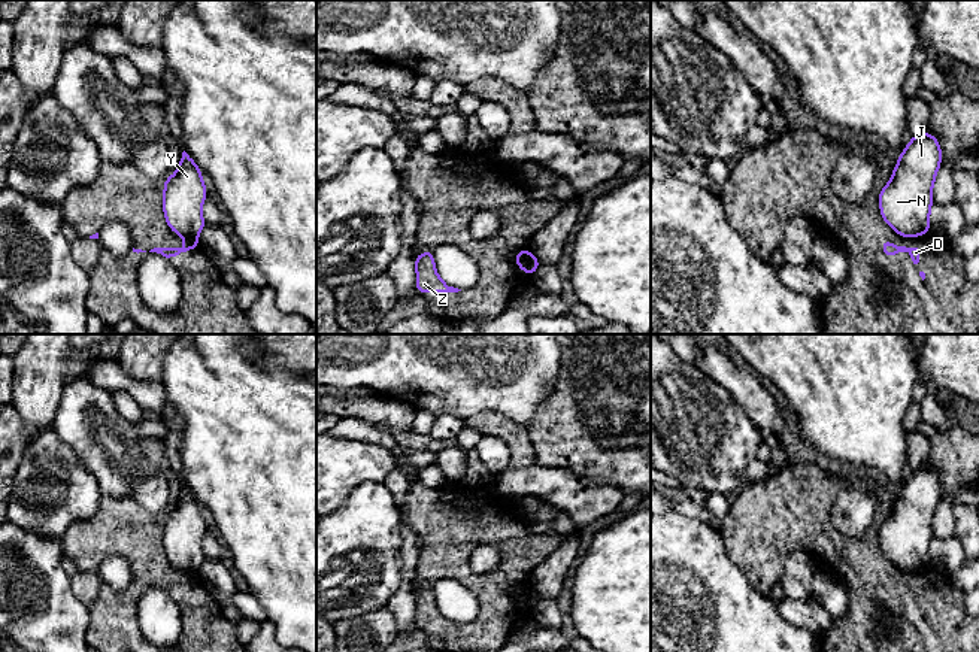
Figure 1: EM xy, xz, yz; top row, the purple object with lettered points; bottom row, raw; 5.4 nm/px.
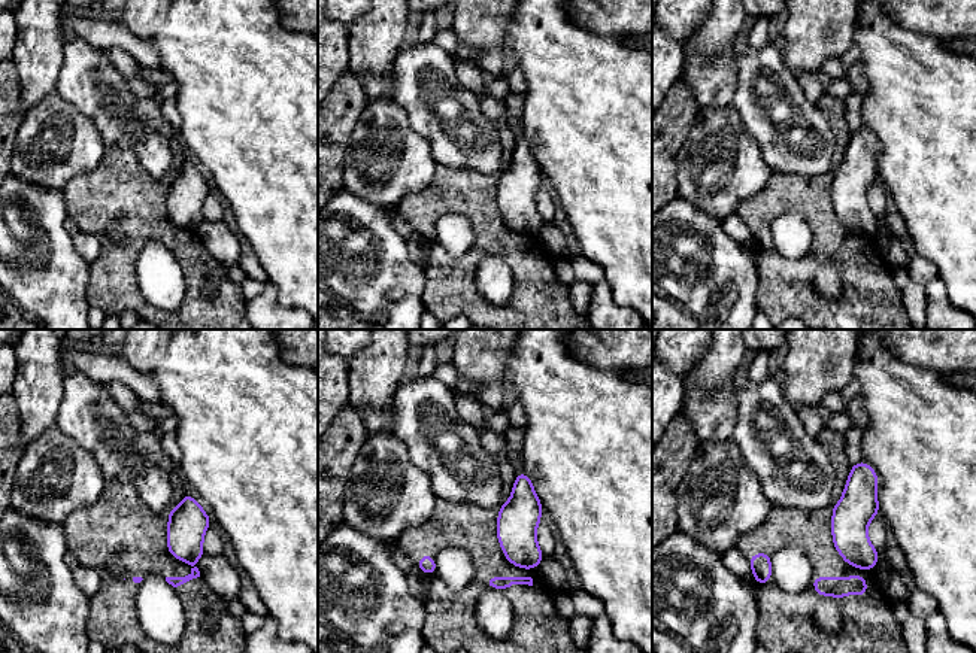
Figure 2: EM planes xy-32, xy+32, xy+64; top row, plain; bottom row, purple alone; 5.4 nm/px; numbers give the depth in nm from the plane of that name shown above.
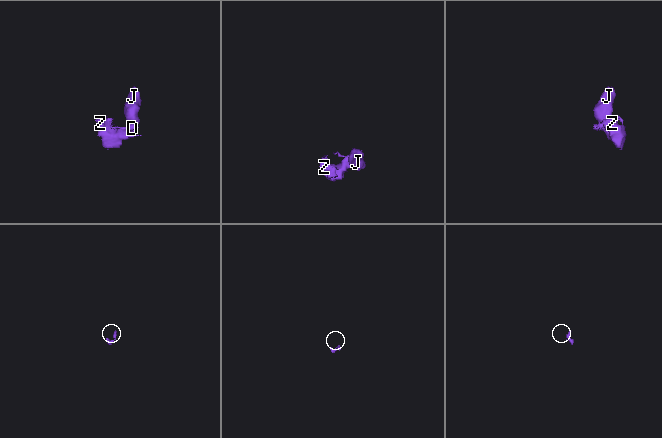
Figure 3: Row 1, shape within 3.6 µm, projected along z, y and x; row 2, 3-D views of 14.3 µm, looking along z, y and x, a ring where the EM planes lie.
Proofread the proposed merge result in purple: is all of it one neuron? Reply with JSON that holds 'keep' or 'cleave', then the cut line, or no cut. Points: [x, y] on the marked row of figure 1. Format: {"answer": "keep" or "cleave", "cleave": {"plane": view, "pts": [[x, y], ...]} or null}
{"answer": "cleave", "cleave": {"plane": "xy", "pts": [[185, 236], [196, 239]]}}

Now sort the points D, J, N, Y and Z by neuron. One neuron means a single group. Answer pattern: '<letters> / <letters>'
D Z / J N Y

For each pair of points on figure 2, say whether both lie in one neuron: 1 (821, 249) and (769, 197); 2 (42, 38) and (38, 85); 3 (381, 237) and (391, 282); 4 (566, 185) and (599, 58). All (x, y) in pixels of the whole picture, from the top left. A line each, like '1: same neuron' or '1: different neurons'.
1: same neuron
2: same neuron
3: same neuron
4: same neuron

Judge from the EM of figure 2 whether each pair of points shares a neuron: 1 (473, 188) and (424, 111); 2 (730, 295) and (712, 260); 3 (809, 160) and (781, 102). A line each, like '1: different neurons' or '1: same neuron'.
1: different neurons
2: same neuron
3: same neuron

